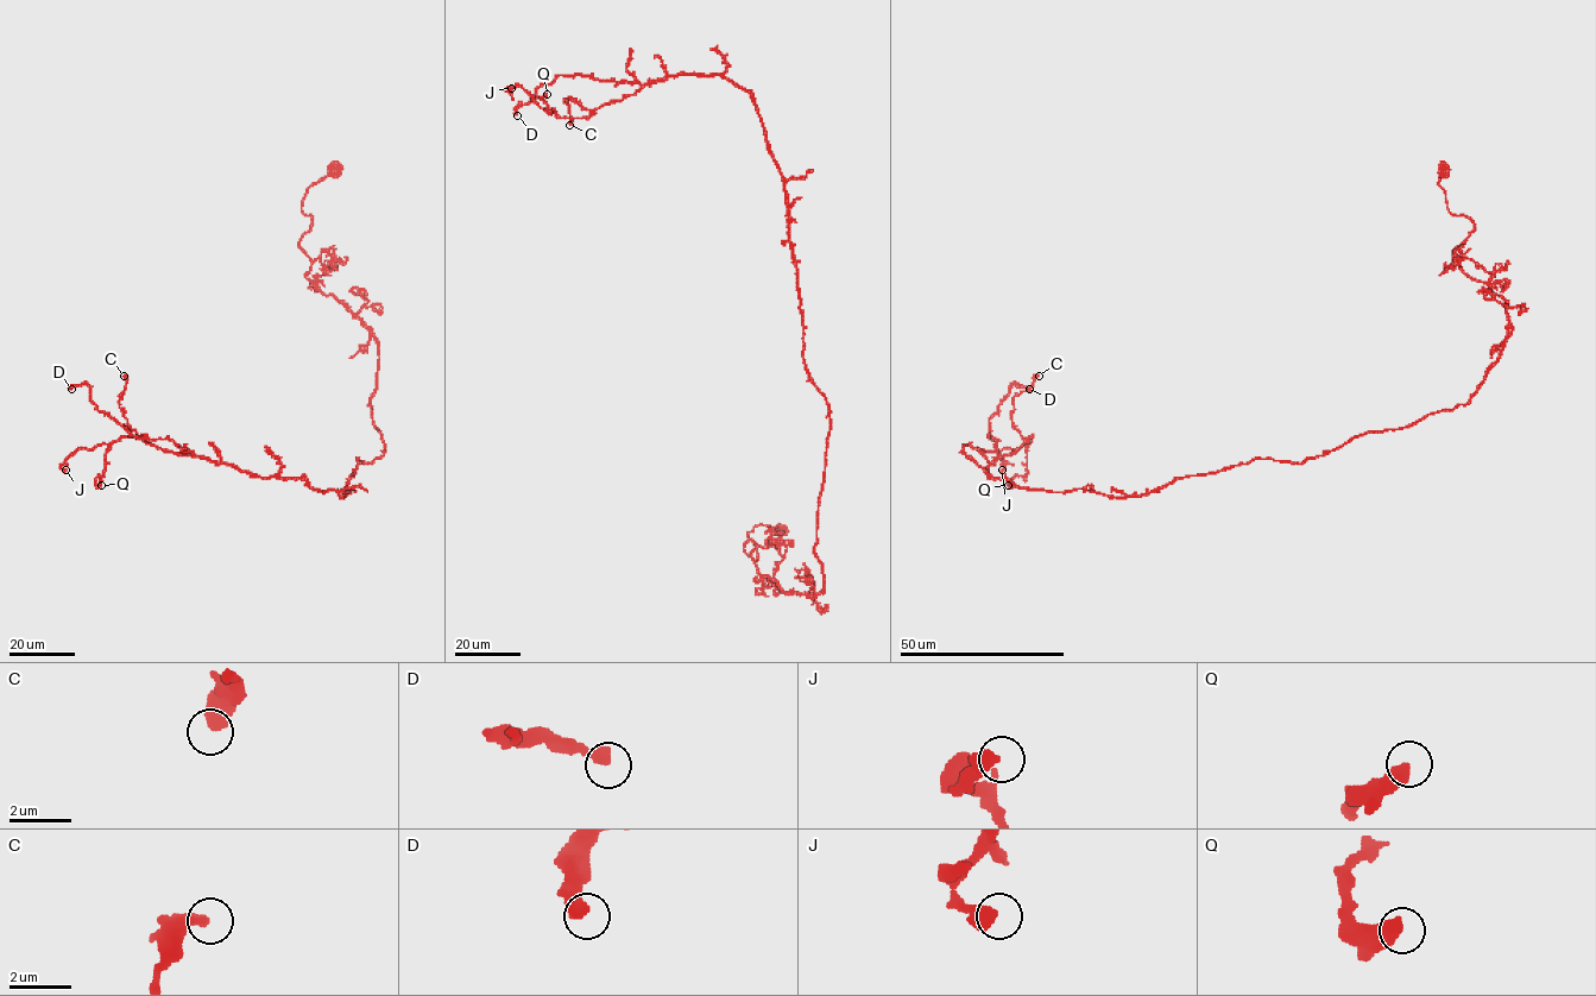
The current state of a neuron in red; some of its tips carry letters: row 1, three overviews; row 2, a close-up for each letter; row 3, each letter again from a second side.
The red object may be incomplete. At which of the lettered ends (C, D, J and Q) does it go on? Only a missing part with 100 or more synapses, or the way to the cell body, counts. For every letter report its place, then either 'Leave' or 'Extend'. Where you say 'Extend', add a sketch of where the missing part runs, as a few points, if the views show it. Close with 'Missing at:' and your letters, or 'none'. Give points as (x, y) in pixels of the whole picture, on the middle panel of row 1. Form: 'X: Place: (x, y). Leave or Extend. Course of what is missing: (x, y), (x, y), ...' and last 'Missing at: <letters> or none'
C: Place: (569, 125). Leave
D: Place: (517, 115). Leave
J: Place: (511, 88). Leave
Q: Place: (547, 94). Leave
Missing at: none

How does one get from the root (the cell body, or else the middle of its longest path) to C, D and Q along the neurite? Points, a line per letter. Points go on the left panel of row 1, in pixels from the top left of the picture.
C: (335, 170), (306, 193), (298, 246), (376, 341), (384, 445), (342, 497), (142, 440), (124, 376)
D: (335, 170), (306, 193), (298, 246), (376, 341), (384, 445), (342, 497), (134, 436), (71, 389)
Q: (335, 170), (306, 193), (298, 246), (376, 341), (384, 454), (357, 458), (341, 497), (122, 436), (101, 485)

